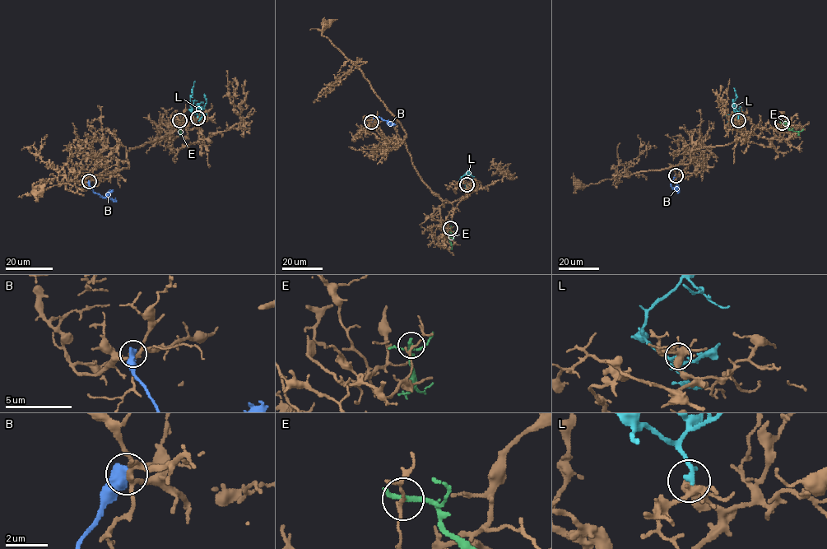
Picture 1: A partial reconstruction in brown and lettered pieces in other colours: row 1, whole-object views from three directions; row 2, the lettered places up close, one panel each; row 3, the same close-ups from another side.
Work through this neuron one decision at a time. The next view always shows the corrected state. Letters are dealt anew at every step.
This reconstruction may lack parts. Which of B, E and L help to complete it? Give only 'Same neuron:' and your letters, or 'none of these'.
Same neuron: L

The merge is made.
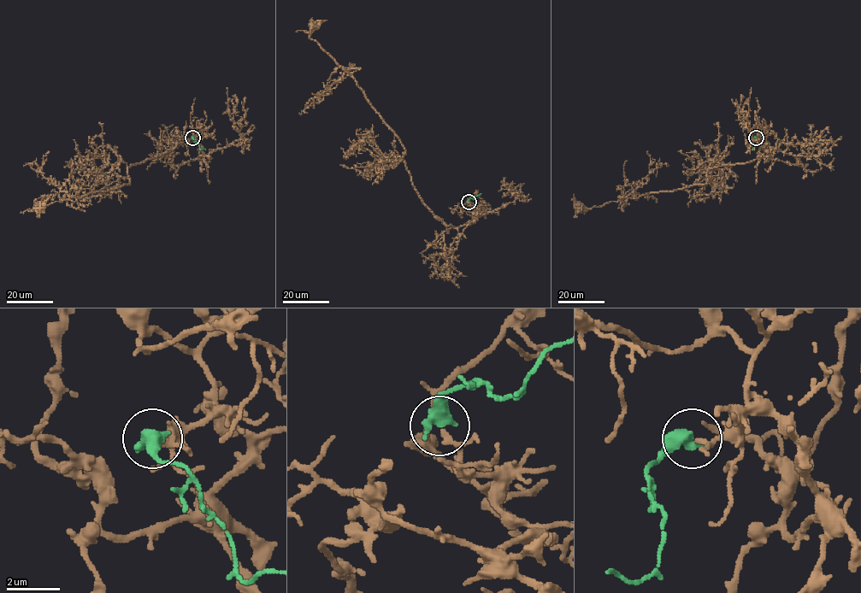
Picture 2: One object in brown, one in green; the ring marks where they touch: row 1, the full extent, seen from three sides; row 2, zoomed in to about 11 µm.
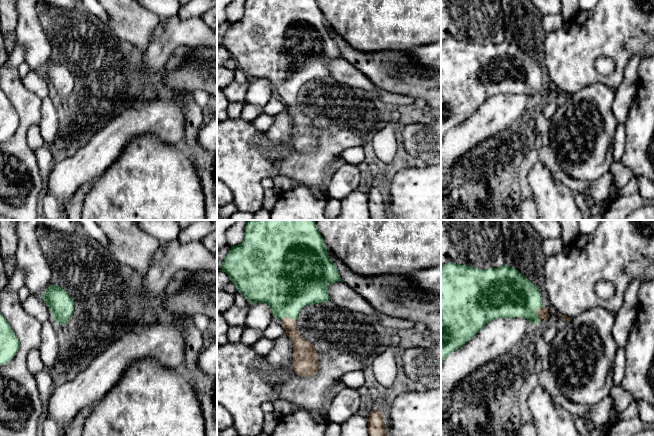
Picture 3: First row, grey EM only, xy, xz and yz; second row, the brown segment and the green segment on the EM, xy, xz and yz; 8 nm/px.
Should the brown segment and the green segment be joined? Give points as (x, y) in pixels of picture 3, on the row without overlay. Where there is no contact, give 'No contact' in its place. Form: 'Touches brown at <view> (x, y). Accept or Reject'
Touches brown at xz (289, 94). Accept

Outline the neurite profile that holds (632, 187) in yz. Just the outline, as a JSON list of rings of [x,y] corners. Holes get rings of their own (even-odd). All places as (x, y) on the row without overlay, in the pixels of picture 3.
[[[634,176],[629,183],[623,187],[623,188],[618,188],[615,184],[612,185],[609,193],[609,197],[606,199],[606,205],[611,203],[614,199],[624,196],[624,195],[631,195],[634,193],[639,192],[639,186],[637,182],[637,178]]]

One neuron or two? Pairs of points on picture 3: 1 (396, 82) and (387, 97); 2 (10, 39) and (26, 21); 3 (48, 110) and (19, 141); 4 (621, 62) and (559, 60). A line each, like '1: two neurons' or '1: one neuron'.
1: two neurons
2: two neurons
3: two neurons
4: one neuron

